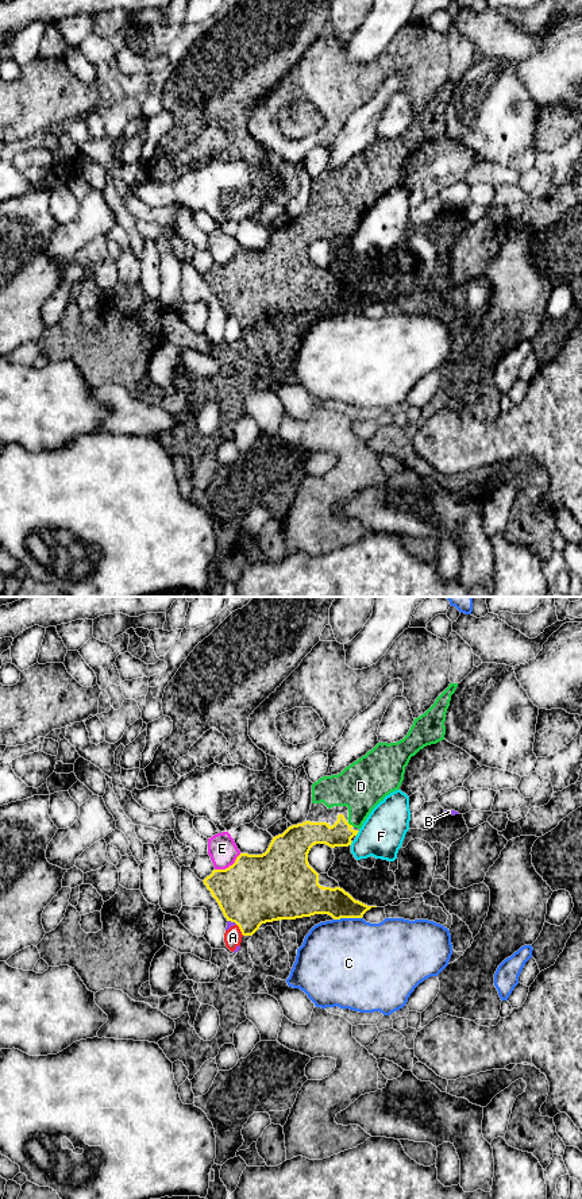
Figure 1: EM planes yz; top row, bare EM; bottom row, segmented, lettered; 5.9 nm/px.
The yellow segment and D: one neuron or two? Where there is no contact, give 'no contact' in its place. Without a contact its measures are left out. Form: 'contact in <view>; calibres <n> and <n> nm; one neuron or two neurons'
contact in yz; calibres 150 and 280 nm; one neuron

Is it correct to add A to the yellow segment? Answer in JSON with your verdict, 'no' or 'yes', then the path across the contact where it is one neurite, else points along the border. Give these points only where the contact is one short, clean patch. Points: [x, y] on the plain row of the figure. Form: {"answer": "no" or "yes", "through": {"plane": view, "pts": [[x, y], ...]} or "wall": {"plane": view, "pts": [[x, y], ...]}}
{"answer": "no", "wall": {"plane": "yz", "pts": [[236, 319], [243, 330]]}}

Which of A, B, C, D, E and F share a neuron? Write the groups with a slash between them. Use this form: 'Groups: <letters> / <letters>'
Groups: A B / C / D / E / F

